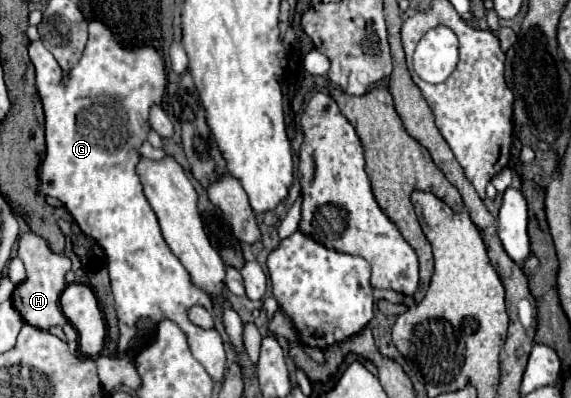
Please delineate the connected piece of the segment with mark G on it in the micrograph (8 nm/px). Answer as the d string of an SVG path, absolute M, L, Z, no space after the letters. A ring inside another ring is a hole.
M99 20L89 22L89 42L85 46L85 52L77 62L77 66L71 68L69 72L61 70L61 66L57 64L53 54L47 52L41 40L29 44L29 56L37 72L37 92L41 96L45 115L46 154L41 164L41 190L47 196L59 198L65 204L65 208L71 212L79 228L87 236L95 238L97 244L105 250L117 318L127 326L135 326L139 318L149 318L155 324L163 320L177 322L177 326L181 326L189 342L193 356L205 366L213 382L223 382L227 358L225 358L225 348L219 332L193 326L187 318L187 310L191 306L203 306L211 312L215 306L215 298L191 282L191 276L181 264L181 260L169 250L167 242L161 236L157 216L149 206L141 190L139 176L135 172L135 166L139 162L137 148L147 138L147 130L149 130L149 120L147 120L149 108L151 104L161 104L165 84L167 84L167 74L165 74L161 56L149 46L141 46L135 50L121 48L113 38L111 30ZM89 78L95 78L95 86L89 84Z

